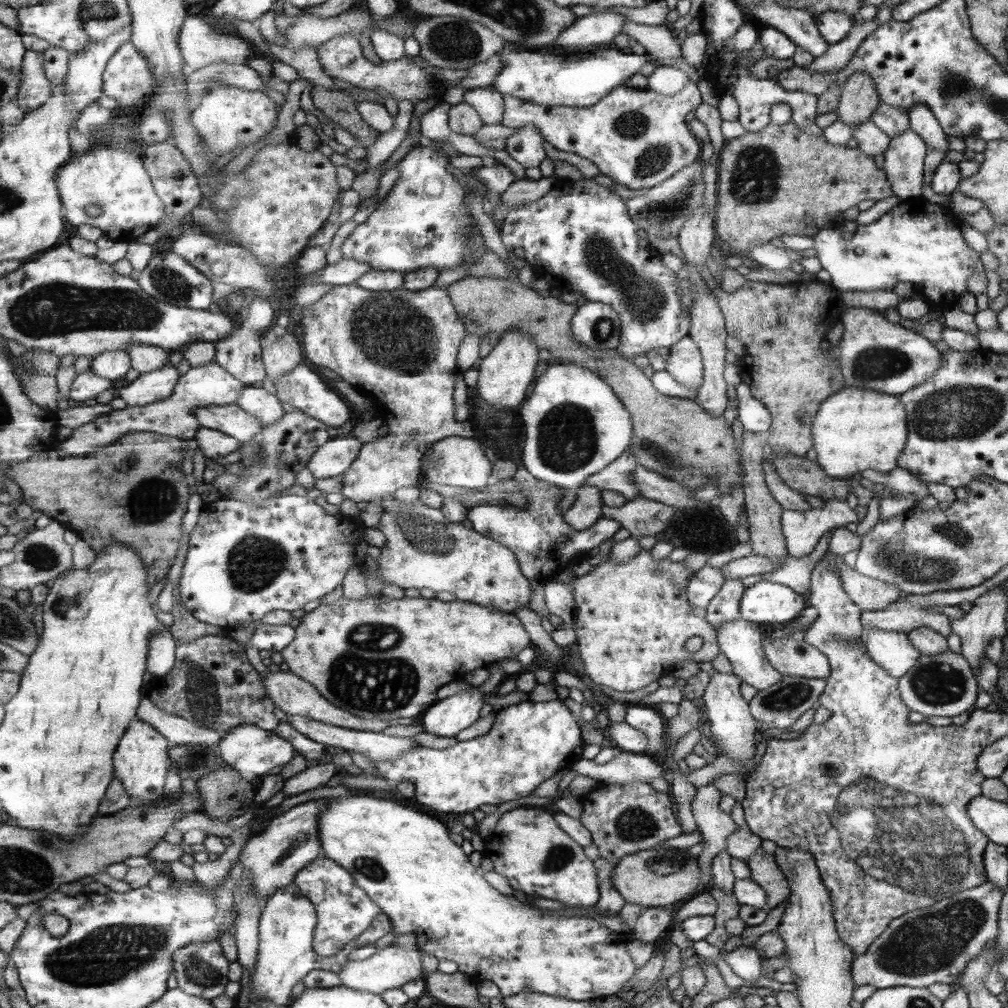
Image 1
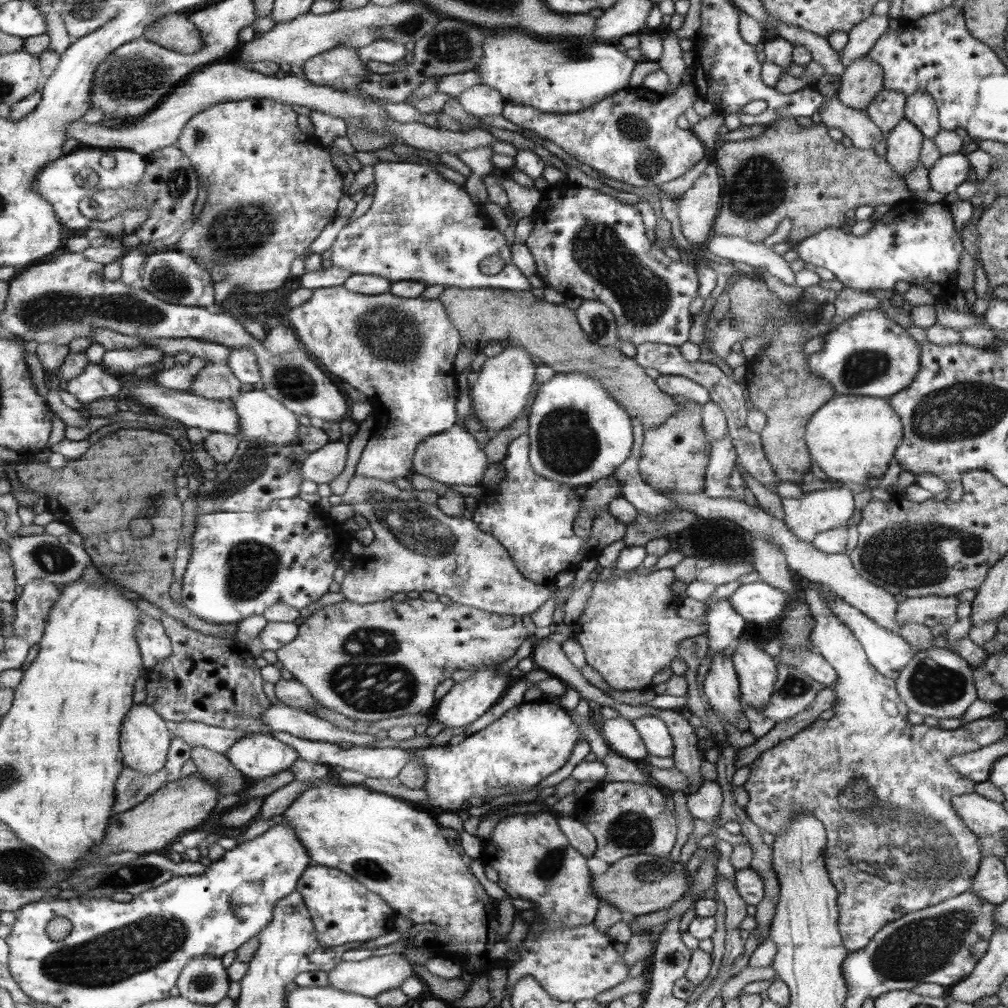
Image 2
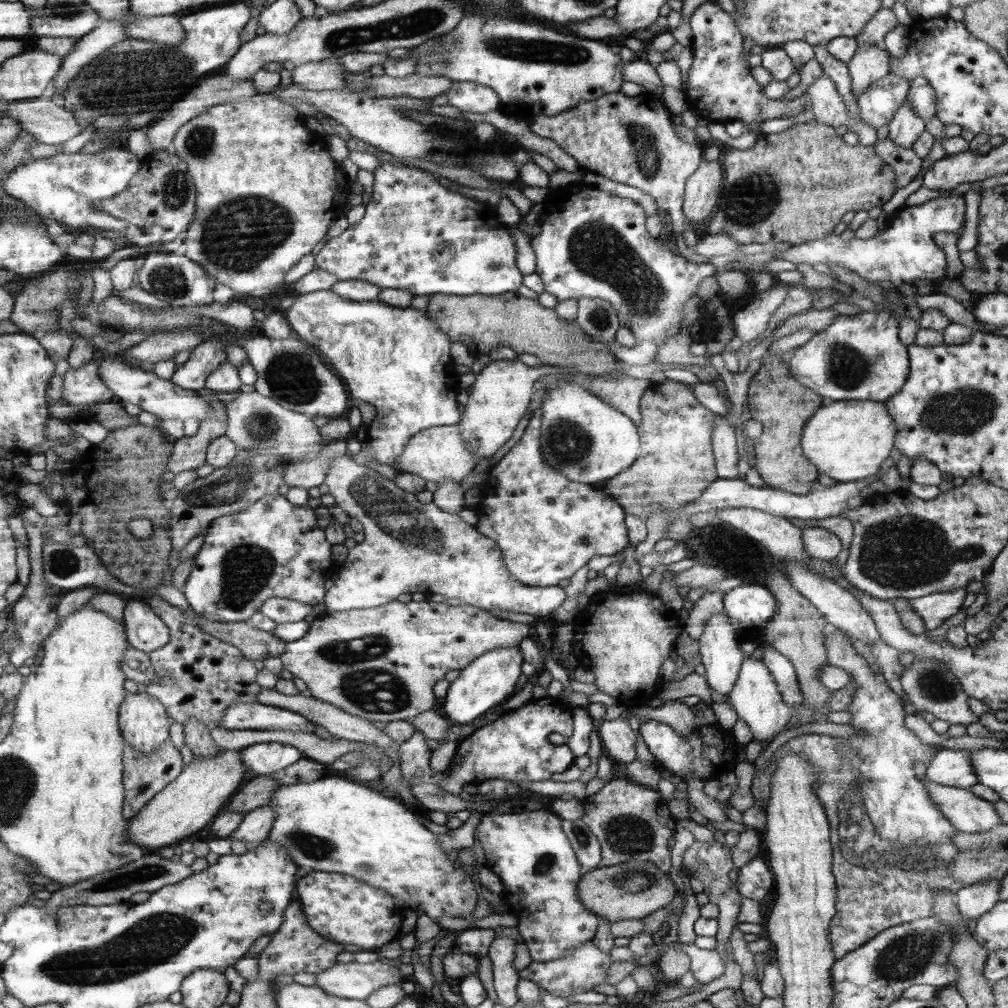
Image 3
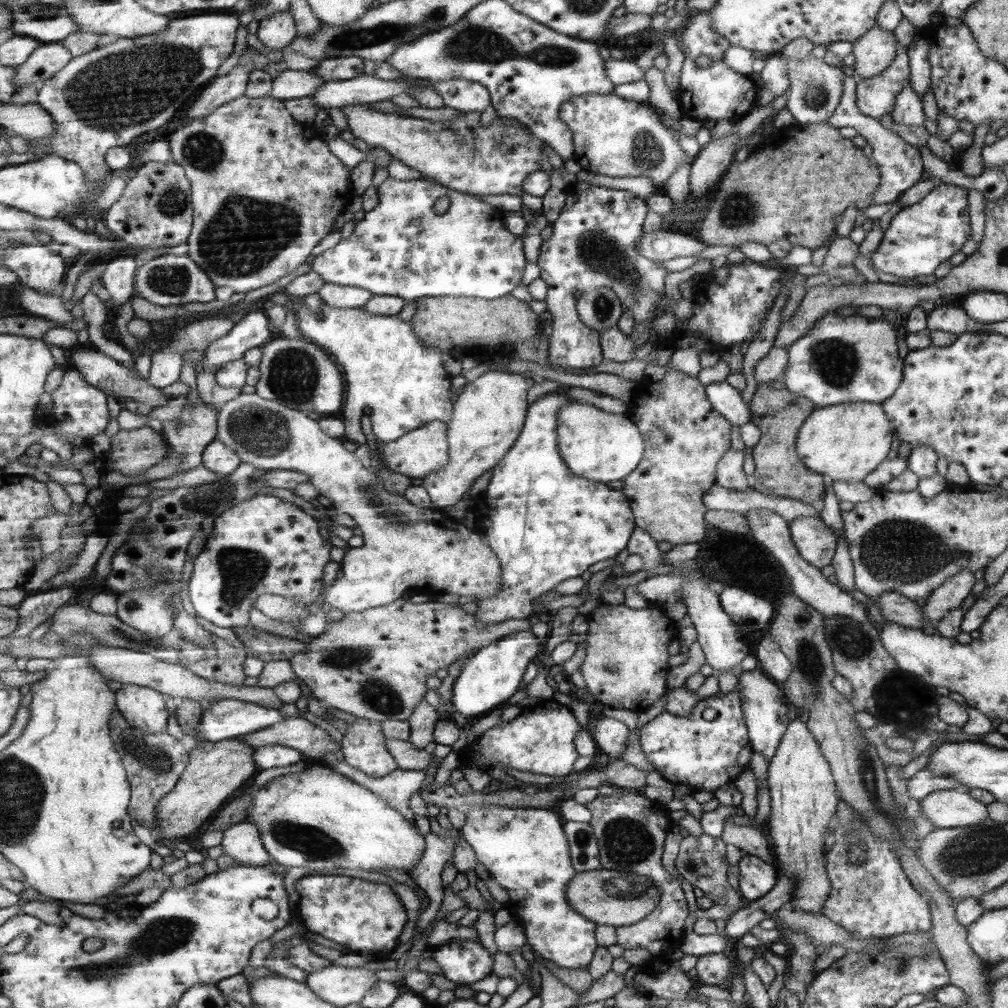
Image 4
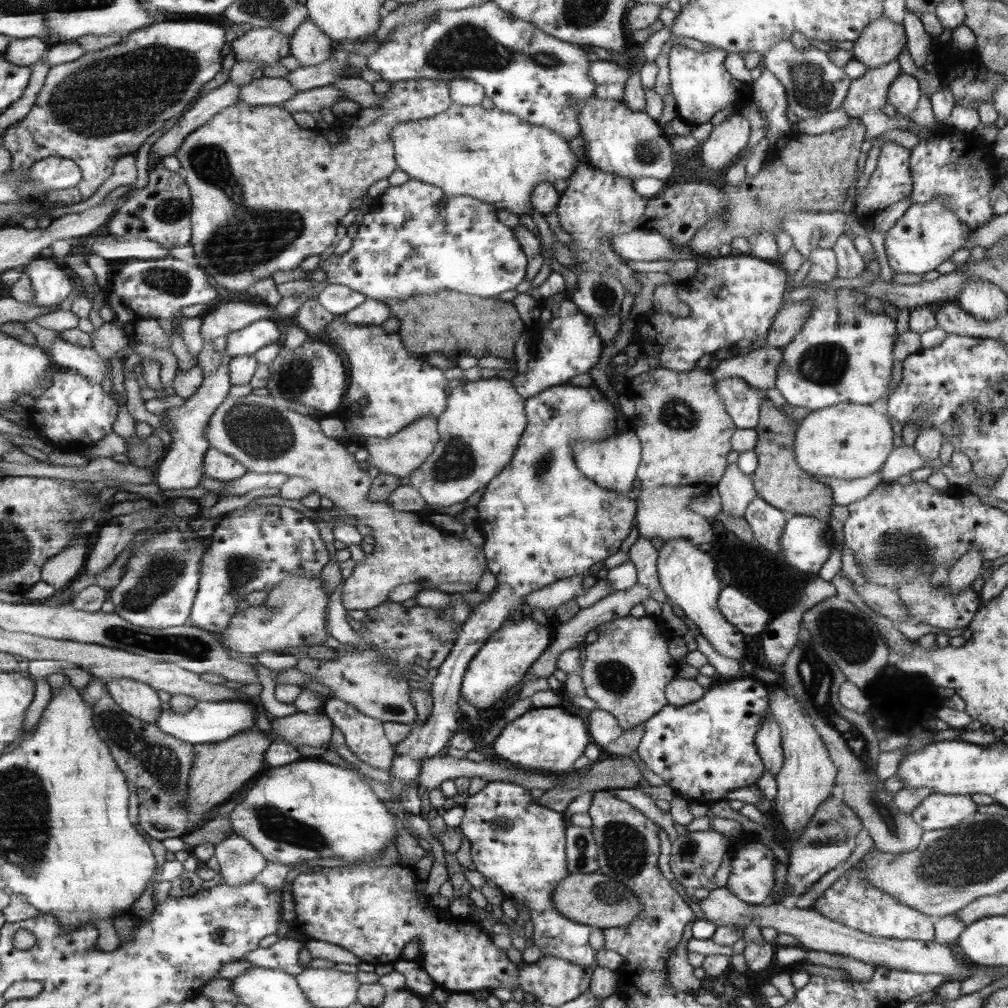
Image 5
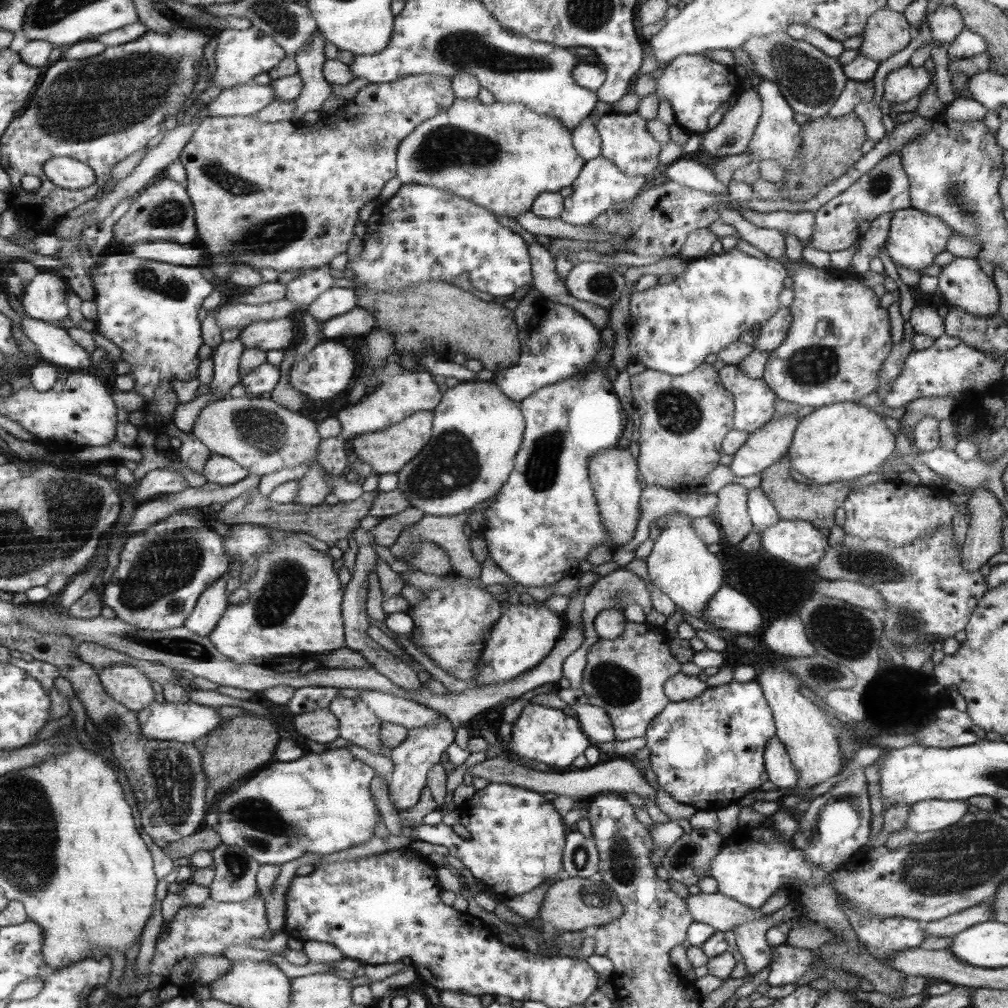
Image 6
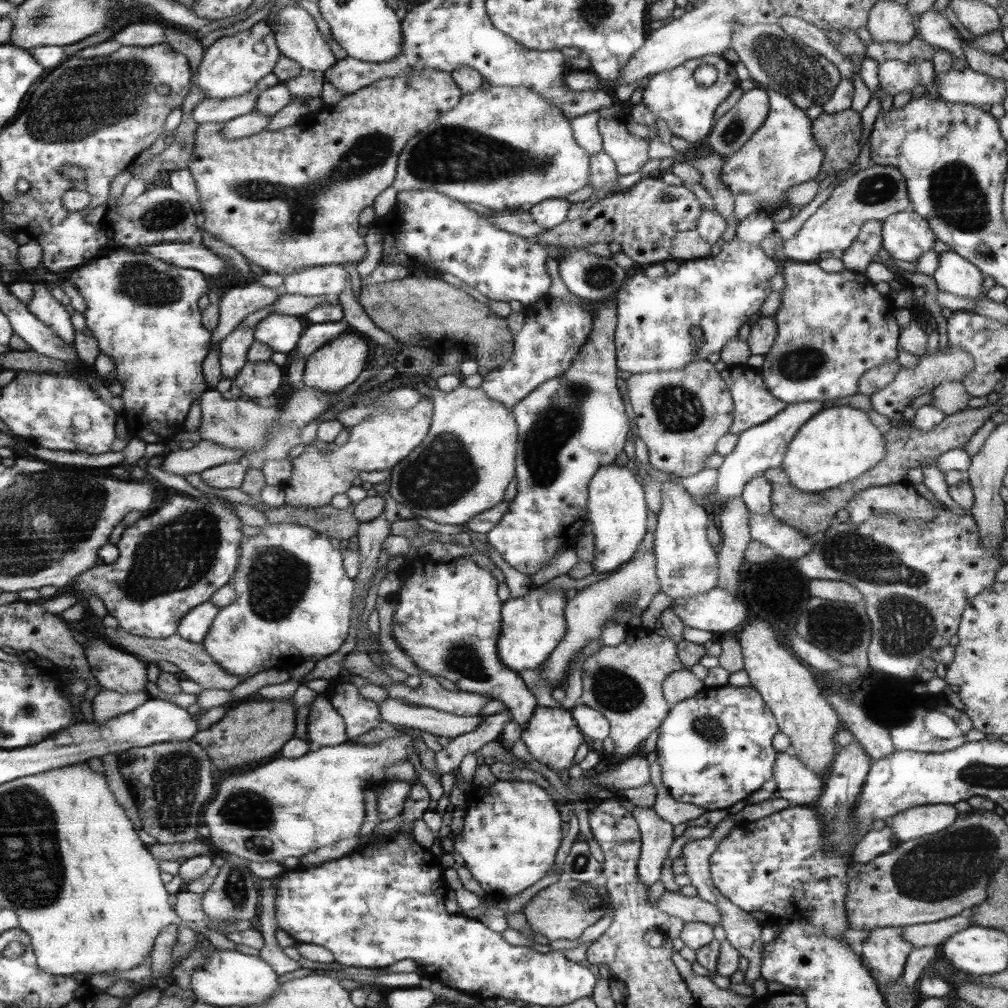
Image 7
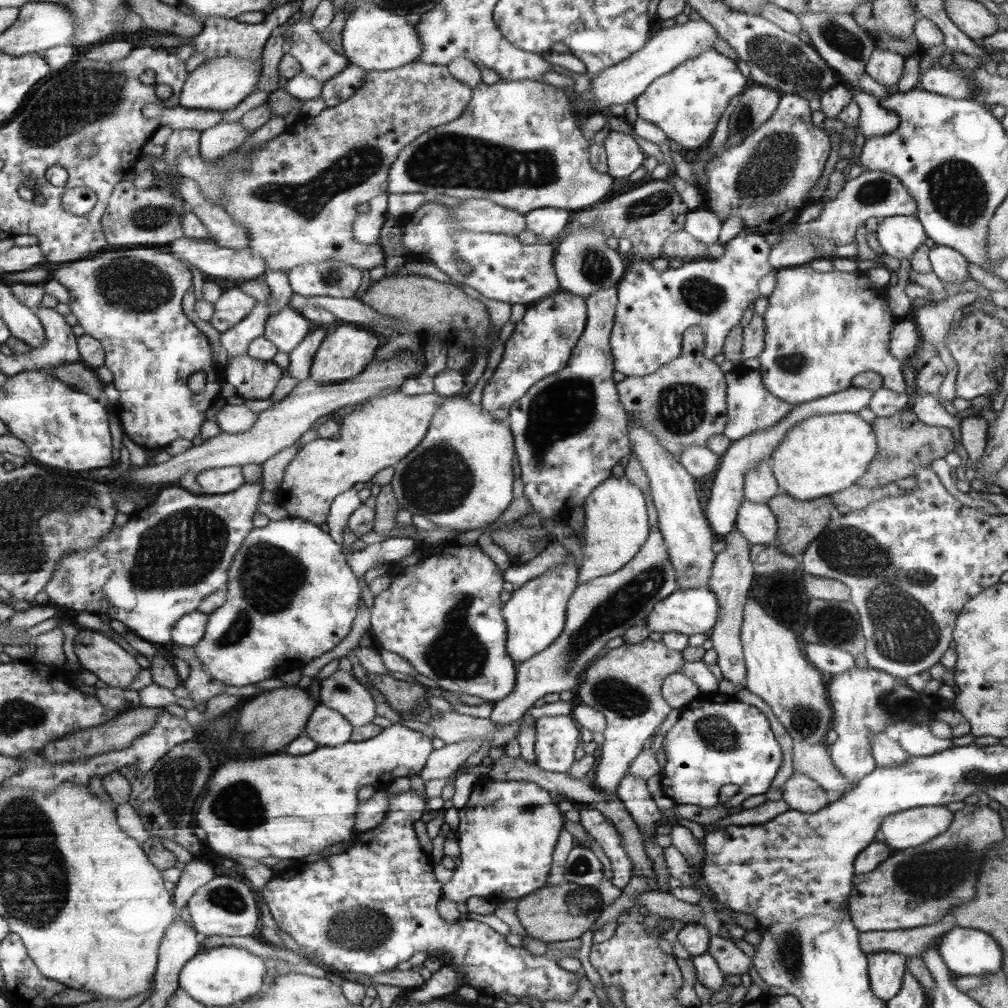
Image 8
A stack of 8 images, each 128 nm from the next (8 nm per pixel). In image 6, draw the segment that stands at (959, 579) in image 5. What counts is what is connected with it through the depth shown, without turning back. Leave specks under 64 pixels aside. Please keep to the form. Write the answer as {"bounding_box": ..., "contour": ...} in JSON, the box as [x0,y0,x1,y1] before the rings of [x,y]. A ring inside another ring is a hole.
{"bounding_box":[961,488,1007,570],"contour":[[[985,488],[972,490],[969,506],[969,527],[961,550],[964,570],[979,570],[988,560],[1002,552],[1003,518],[1007,517],[1000,501]]]}

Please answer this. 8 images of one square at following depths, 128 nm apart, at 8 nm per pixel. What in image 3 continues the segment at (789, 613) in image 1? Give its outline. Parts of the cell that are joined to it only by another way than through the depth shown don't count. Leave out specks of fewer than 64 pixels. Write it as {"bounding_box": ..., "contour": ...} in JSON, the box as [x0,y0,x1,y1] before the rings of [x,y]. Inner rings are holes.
{"bounding_box":[722,584,776,633],"contour":[[[743,584],[722,596],[724,613],[736,624],[741,633],[762,628],[770,622],[776,609],[775,596],[760,584]]]}

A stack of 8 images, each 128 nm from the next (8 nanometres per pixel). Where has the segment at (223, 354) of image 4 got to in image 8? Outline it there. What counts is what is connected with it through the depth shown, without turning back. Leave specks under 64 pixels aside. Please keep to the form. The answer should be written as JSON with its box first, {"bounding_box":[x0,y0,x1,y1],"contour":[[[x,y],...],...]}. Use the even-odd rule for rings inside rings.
{"bounding_box":[264,304,312,353],"contour":[[[288,304],[267,320],[264,336],[280,352],[291,353],[307,338],[312,326],[307,317]]]}

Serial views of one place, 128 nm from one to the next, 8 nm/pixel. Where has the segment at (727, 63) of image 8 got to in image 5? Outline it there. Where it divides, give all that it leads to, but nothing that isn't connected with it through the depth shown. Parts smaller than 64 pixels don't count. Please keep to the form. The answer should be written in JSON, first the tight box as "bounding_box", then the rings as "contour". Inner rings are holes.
{"bounding_box":[669,45,753,125],"contour":[[[706,45],[703,51],[686,46],[673,46],[669,53],[669,78],[674,94],[677,116],[691,125],[706,124],[710,118],[726,106],[736,106],[738,113],[753,101],[751,85],[736,80],[724,68],[727,52],[714,45]]]}

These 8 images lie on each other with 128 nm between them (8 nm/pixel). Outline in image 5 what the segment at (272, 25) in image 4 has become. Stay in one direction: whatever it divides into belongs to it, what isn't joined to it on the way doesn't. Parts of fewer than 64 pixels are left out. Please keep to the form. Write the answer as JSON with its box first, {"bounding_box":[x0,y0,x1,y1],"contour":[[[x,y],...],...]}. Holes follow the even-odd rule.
{"bounding_box":[230,27,291,63],"contour":[[[253,27],[230,44],[230,51],[236,54],[235,60],[276,63],[291,54],[289,36],[275,28]]]}

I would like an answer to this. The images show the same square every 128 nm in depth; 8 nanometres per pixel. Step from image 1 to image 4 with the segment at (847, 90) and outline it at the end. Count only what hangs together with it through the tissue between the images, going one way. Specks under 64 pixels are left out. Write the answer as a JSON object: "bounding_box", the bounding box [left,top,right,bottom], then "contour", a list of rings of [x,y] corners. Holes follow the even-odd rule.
{"bounding_box":[853,25,897,78],"contour":[[[876,25],[862,38],[853,42],[855,75],[862,78],[878,76],[887,70],[897,55],[897,38],[893,32]]]}

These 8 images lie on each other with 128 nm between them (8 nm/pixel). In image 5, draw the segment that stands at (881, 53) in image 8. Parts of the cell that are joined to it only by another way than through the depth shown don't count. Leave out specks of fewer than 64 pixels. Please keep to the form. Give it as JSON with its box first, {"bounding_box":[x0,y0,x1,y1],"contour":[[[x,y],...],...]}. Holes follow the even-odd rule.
{"bounding_box":[888,72,923,117],"contour":[[[901,72],[890,85],[888,104],[894,106],[898,116],[906,117],[916,110],[923,92],[919,84],[920,81],[915,76]]]}

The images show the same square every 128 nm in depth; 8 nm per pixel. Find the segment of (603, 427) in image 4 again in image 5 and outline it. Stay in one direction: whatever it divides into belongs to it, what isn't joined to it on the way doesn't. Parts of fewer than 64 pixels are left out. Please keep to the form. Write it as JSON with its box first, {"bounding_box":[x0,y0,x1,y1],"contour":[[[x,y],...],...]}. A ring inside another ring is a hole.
{"bounding_box":[574,428,643,496],"contour":[[[628,428],[616,431],[615,435],[599,441],[576,441],[574,444],[575,460],[590,481],[598,483],[616,496],[632,496],[632,482],[636,480],[636,468],[642,462],[643,445],[637,434]]]}

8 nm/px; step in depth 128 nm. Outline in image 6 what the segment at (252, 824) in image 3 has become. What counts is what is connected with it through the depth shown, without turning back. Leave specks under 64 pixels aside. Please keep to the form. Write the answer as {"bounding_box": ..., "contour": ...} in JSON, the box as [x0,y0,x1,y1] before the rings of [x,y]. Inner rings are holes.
{"bounding_box":[210,843,260,902],"contour":[[[220,843],[211,850],[214,879],[210,894],[220,902],[240,902],[258,894],[256,875],[260,864],[236,845]]]}

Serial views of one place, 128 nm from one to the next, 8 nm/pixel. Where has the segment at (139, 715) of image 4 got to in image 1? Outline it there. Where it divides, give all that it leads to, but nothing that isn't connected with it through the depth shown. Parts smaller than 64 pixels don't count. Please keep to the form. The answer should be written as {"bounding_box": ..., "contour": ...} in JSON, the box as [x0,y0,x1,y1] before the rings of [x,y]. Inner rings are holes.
{"bounding_box":[114,719,170,804],"contour":[[[136,719],[120,739],[120,744],[114,754],[115,778],[121,780],[124,788],[139,804],[156,804],[166,793],[164,780],[170,764],[168,739],[148,722]]]}

